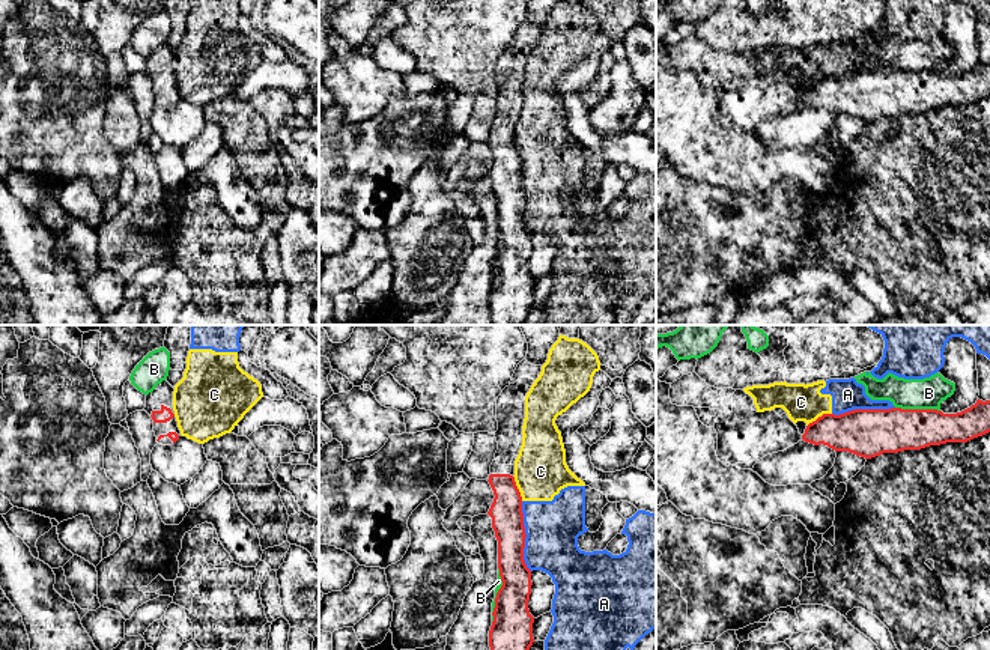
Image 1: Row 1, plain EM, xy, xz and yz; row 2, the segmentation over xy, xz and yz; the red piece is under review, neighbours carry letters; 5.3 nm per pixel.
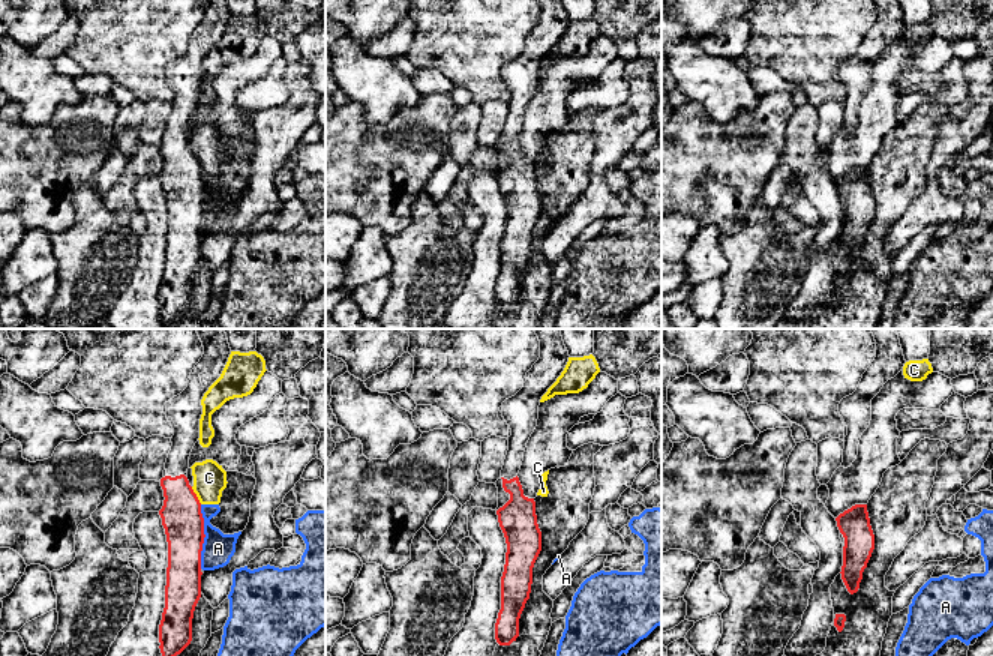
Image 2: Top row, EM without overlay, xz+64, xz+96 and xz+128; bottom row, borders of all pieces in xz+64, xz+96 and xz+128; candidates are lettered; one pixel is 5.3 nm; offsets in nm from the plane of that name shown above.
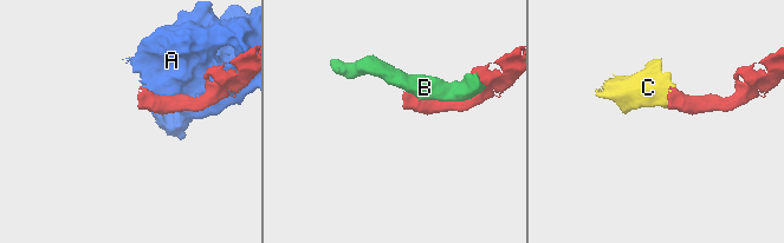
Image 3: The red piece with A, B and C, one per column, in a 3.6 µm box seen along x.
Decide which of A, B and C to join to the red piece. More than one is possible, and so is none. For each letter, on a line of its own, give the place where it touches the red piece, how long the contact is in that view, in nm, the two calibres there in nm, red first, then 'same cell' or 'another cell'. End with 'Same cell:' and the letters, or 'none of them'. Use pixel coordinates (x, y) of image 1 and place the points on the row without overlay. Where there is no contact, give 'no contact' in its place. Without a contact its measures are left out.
A: meets red in xz at (525, 199); contact 380 nm long; 180 nm thick on the red side, 280 nm on the other; another cell
B: meets red in yz at (918, 72); contact 240 nm long; 240 nm thick on the red side, 170 nm on the other; another cell
C: meets red in xz at (516, 151); contact 150 nm long; 180 nm thick on the red side, 280 nm on the other; another cell
Same cell: none of them

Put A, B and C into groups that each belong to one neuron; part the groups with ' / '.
A C / B

